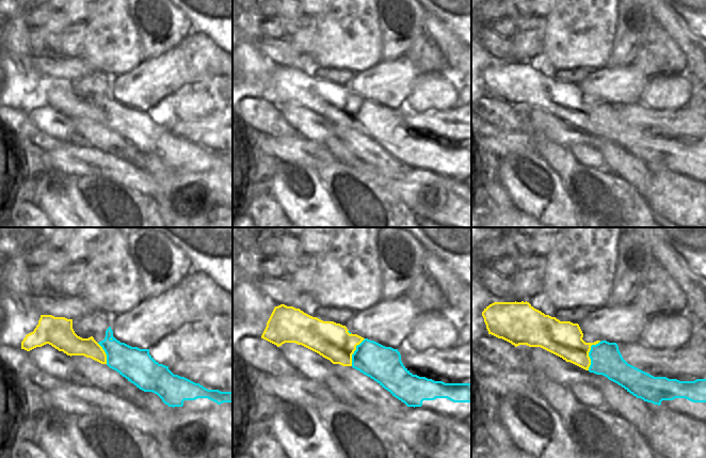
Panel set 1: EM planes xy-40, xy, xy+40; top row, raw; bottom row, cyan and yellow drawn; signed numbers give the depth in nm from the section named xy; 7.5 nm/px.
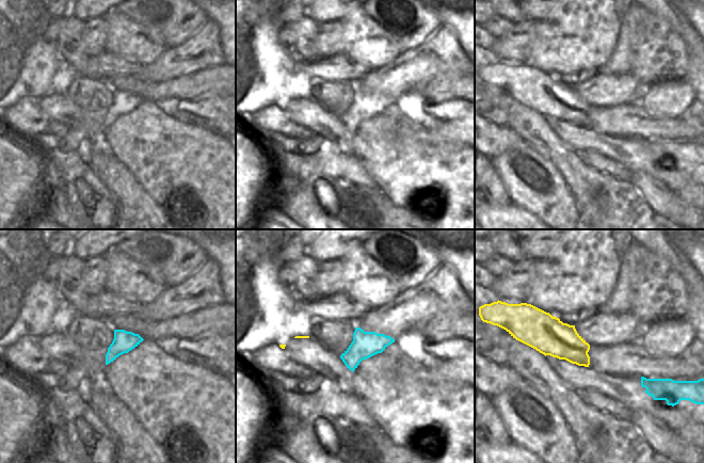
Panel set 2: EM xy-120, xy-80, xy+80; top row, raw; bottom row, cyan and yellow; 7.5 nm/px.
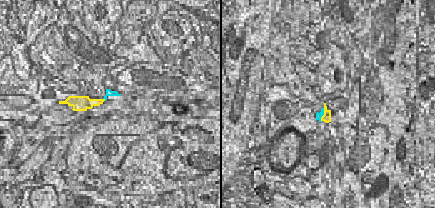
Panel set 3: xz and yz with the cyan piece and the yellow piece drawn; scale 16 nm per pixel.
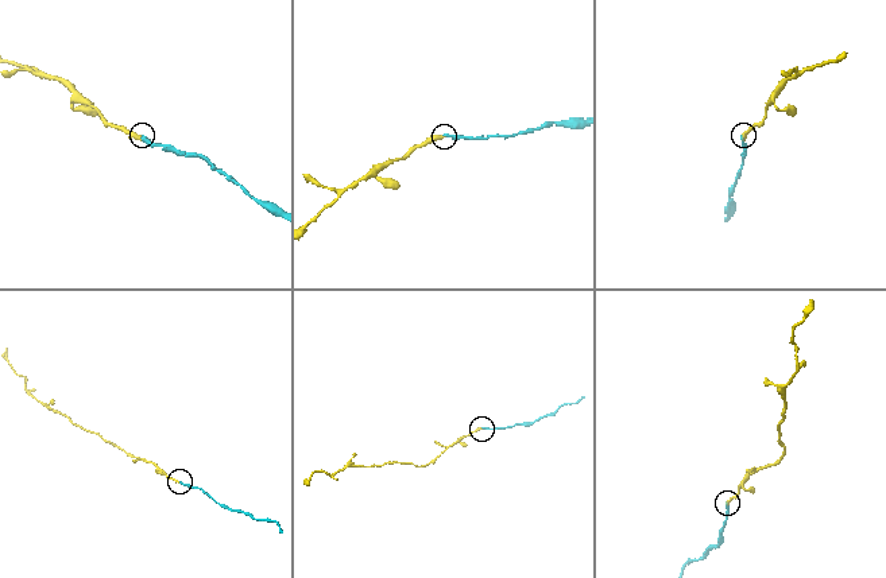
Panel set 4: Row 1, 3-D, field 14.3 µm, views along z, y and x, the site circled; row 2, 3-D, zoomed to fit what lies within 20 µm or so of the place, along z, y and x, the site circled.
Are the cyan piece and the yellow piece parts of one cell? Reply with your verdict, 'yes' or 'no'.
yes

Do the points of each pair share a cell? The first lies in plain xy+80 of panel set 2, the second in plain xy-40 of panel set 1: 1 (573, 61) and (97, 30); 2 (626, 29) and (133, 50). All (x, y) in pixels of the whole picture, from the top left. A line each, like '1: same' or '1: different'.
1: same
2: different

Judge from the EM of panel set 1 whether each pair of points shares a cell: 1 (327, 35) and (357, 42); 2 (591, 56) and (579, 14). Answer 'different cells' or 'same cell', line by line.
1: same cell
2: same cell

